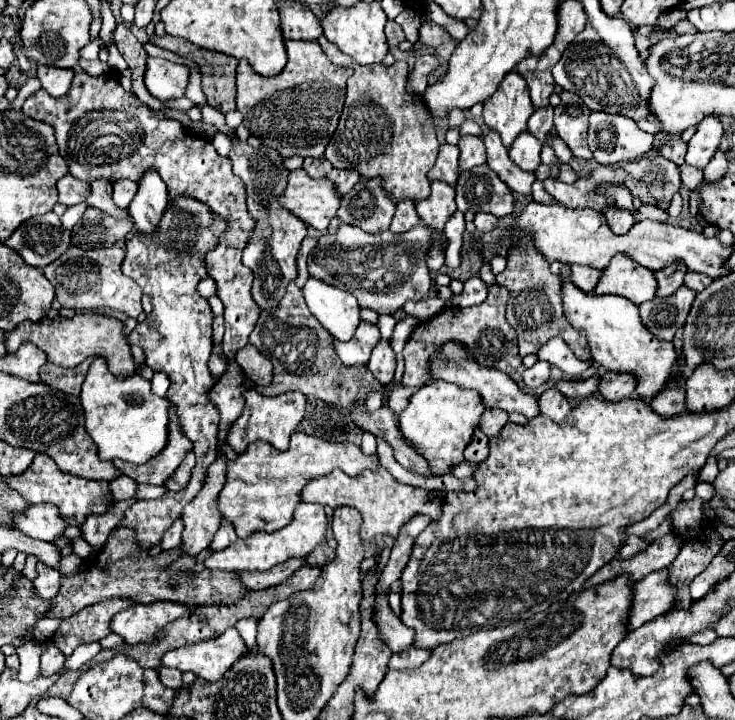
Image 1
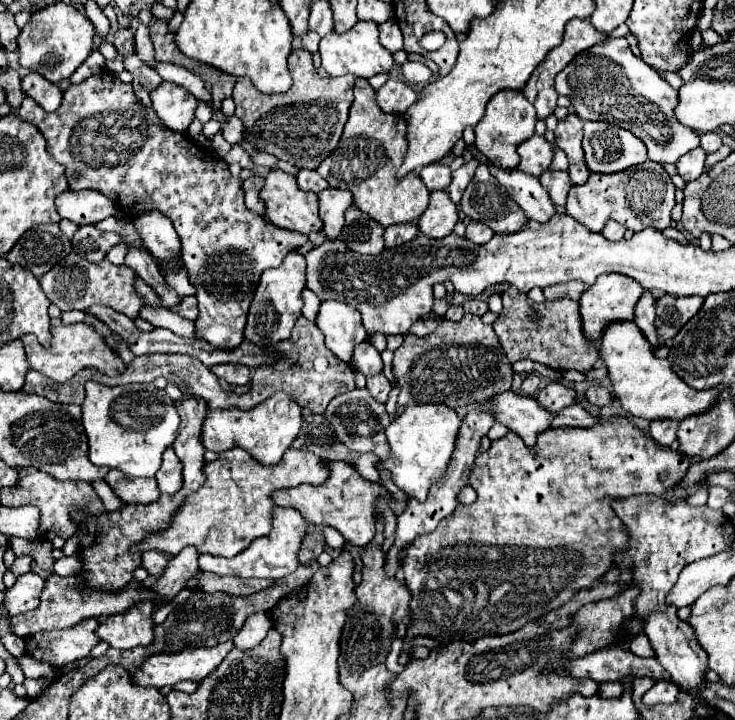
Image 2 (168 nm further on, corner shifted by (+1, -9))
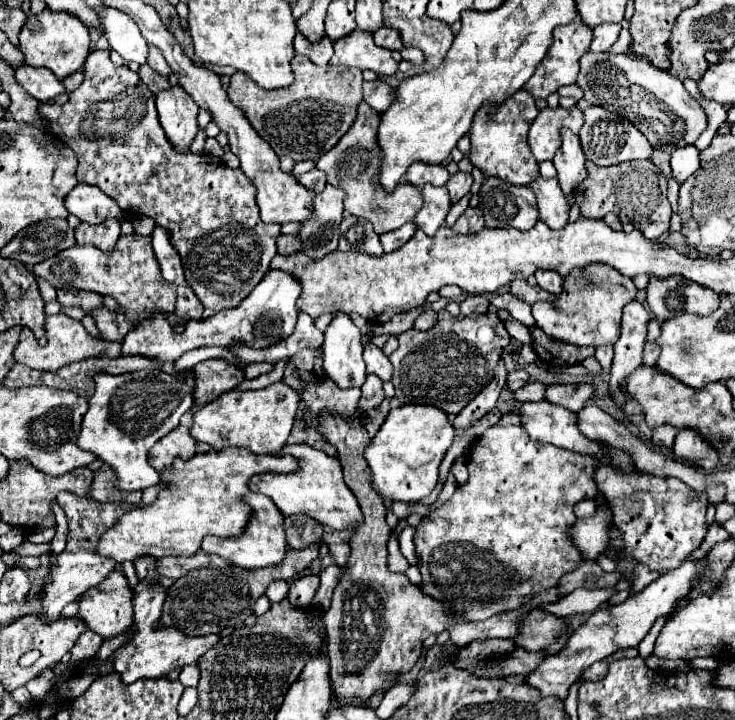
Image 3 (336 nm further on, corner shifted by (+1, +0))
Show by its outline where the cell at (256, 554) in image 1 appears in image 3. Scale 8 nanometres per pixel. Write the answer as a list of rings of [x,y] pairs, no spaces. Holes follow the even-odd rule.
[[[246,494],[246,502],[254,508],[254,516],[250,518],[246,530],[242,536],[238,538],[218,538],[218,536],[206,536],[206,540],[202,540],[202,550],[206,554],[218,554],[226,560],[230,560],[236,566],[242,568],[266,568],[266,566],[274,566],[280,560],[284,560],[288,544],[286,544],[286,532],[284,532],[284,516],[282,512],[278,512],[278,506],[262,496],[262,494]]]

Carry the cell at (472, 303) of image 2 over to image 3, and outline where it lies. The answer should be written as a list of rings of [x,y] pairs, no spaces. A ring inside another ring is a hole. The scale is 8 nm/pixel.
[[[466,296],[462,302],[460,302],[460,312],[464,314],[464,316],[470,316],[470,314],[482,314],[482,312],[486,312],[488,310],[488,306],[490,306],[490,302],[488,302],[488,298],[486,296]]]

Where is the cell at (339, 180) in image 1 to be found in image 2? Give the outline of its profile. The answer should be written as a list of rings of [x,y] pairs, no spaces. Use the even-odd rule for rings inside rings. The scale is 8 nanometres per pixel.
[[[324,189],[320,195],[320,219],[324,223],[322,233],[328,241],[336,241],[344,225],[344,211],[352,205],[352,193],[340,189]]]

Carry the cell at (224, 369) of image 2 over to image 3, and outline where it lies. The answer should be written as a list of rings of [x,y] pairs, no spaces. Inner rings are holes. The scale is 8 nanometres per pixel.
[[[222,358],[196,364],[194,374],[196,374],[194,400],[200,406],[212,402],[214,398],[222,396],[228,390],[234,390],[244,380],[244,370],[234,364],[228,364]]]

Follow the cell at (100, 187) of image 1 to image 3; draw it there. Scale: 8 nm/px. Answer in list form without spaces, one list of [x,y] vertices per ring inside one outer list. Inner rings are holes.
[[[178,286],[178,300],[176,300],[176,316],[182,318],[182,316],[188,316],[192,320],[202,320],[202,304],[198,300],[198,296],[192,292],[192,288],[188,286]]]

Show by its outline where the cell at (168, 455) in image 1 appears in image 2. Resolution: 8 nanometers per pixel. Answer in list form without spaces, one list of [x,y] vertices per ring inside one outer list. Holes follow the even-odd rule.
[[[110,469],[104,481],[112,487],[114,495],[122,503],[134,503],[134,505],[148,505],[154,503],[160,497],[160,489],[154,479],[138,479],[138,477],[126,477],[118,469]]]

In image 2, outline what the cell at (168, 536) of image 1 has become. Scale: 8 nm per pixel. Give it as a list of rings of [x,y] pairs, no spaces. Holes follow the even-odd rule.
[[[158,551],[142,553],[142,567],[148,571],[148,575],[160,575],[168,561],[170,561],[170,557],[166,557],[164,553],[158,553]]]

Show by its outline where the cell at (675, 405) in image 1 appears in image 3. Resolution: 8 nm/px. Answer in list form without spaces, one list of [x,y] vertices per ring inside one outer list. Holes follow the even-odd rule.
[[[662,424],[662,426],[654,428],[652,442],[654,442],[656,446],[672,446],[676,434],[678,434],[676,428],[670,428],[670,424]]]

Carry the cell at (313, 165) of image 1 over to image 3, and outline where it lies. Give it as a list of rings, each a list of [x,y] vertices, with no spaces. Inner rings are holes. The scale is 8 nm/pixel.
[[[318,168],[302,174],[298,180],[300,180],[300,184],[304,184],[306,188],[310,188],[314,192],[322,192],[324,186],[326,186],[326,174],[322,170],[318,170]]]

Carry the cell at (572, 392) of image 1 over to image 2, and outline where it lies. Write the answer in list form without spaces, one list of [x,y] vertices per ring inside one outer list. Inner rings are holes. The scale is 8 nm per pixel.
[[[548,383],[538,395],[536,401],[540,403],[542,409],[550,413],[558,413],[560,409],[574,405],[576,403],[576,391],[570,387],[564,387],[560,383]]]

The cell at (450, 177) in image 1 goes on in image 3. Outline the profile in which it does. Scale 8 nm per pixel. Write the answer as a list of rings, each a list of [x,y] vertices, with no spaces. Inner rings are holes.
[[[414,162],[408,172],[406,172],[406,180],[418,188],[422,188],[424,184],[434,184],[434,186],[444,186],[448,182],[448,170],[442,164],[422,164],[422,162]]]

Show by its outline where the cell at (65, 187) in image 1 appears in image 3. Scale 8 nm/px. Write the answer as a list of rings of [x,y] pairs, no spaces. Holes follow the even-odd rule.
[[[78,184],[72,192],[68,192],[66,210],[88,224],[102,224],[108,218],[122,216],[122,210],[114,198],[88,184]]]

